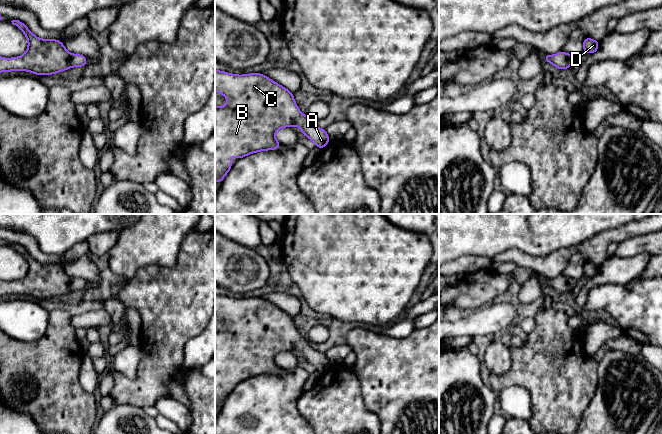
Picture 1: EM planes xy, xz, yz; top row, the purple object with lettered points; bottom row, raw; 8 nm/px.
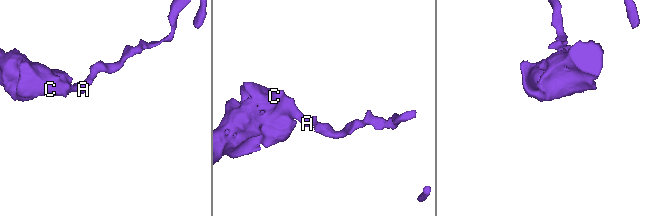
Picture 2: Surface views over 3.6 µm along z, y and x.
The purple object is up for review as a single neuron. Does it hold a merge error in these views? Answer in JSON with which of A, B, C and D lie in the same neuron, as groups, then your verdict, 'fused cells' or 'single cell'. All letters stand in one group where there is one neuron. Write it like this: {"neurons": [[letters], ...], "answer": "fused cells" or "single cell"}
{"neurons": [["A", "B", "C", "D"]], "answer": "single cell"}

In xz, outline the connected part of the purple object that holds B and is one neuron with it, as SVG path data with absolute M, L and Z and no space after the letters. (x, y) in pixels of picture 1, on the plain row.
M215 294L215 315L227 322L225 330L215 330L215 406L221 407L232 392L233 387L230 386L232 380L236 380L239 384L255 376L278 373L281 367L276 364L275 358L281 352L298 350L301 357L312 364L319 373L324 372L330 365L325 353L314 350L309 340L301 337L294 324L294 318L264 298L237 299Z

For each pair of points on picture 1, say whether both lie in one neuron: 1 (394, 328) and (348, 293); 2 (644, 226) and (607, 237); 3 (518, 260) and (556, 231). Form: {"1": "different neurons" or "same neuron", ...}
{"1": "different neurons", "2": "same neuron", "3": "different neurons"}

